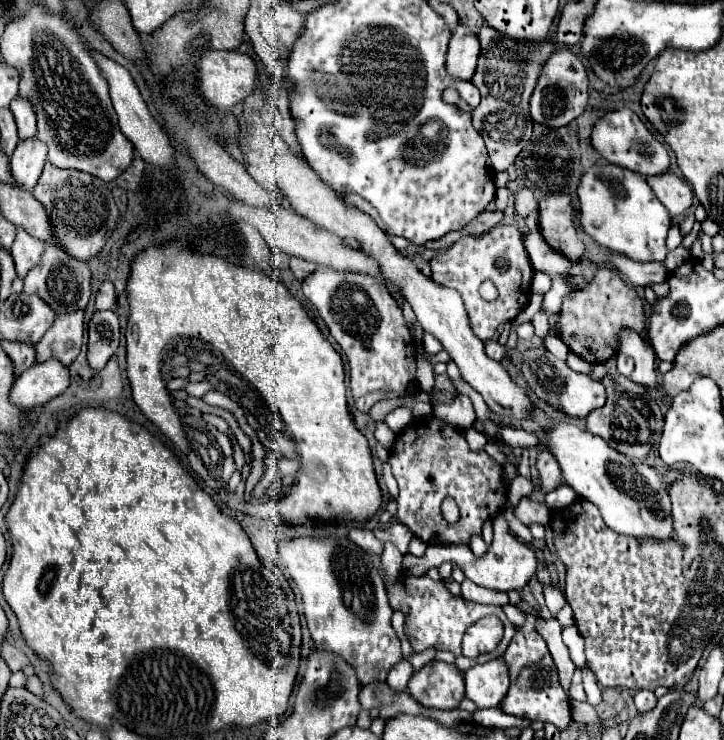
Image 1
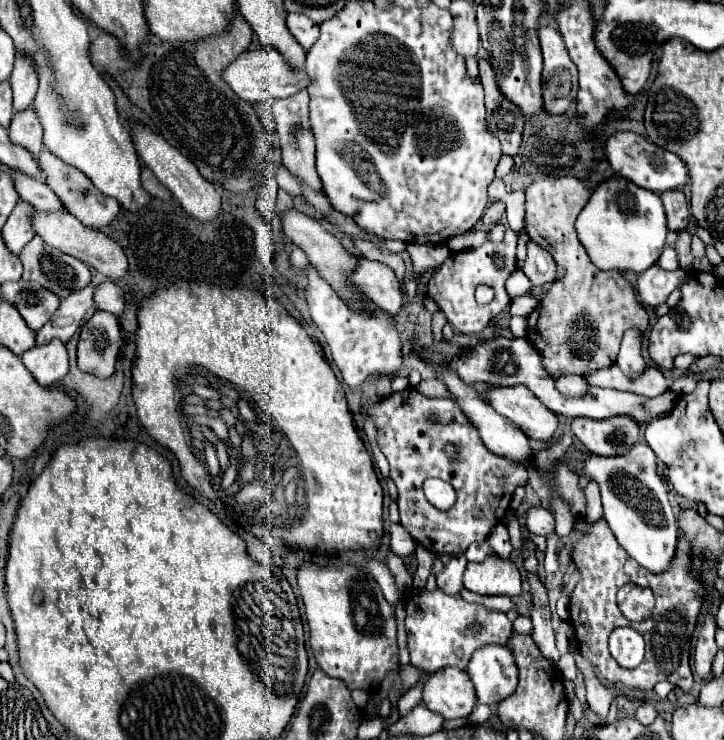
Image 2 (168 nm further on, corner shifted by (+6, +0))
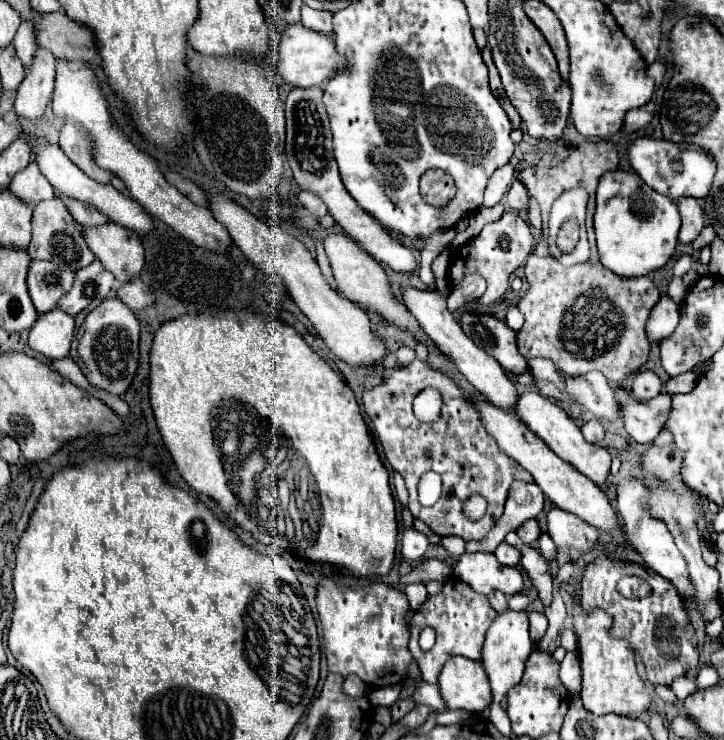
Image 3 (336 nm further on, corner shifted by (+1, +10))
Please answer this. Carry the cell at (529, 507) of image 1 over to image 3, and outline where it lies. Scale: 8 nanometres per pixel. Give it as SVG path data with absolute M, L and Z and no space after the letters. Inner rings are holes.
M553 507L549 511L547 525L557 549L575 547L581 555L585 555L593 545L599 543L599 533L595 527L587 525L585 521L577 519L567 511L561 511L559 507Z

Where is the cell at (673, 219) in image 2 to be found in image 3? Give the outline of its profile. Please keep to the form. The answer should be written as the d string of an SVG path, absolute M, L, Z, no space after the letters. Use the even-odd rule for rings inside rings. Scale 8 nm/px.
M687 197L683 201L677 201L677 207L679 207L681 217L683 217L683 225L681 225L681 231L679 231L679 241L681 243L693 243L695 237L705 227L701 207L695 199L687 199Z

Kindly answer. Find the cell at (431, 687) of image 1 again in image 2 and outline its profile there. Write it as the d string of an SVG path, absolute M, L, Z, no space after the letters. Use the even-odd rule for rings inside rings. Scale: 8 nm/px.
M446 667L428 675L422 691L422 703L444 719L456 719L472 713L476 693L466 671Z

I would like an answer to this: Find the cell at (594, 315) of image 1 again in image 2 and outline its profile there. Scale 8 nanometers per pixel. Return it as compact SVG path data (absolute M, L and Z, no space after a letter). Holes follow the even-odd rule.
M558 177L558 179L540 179L536 183L530 183L526 189L526 233L528 237L538 243L542 249L546 249L558 265L566 269L566 275L550 285L550 289L542 295L540 307L532 313L534 315L534 331L532 331L532 315L528 317L528 339L536 345L536 349L544 357L544 367L550 375L558 377L562 371L576 373L576 375L588 375L594 369L608 367L616 361L620 341L626 329L638 327L644 331L648 327L648 311L646 307L636 299L632 283L628 283L620 271L604 271L598 269L592 259L588 259L588 253L584 251L584 245L580 243L576 235L576 217L582 211L584 203L590 197L590 191L584 187L582 181L574 177Z

